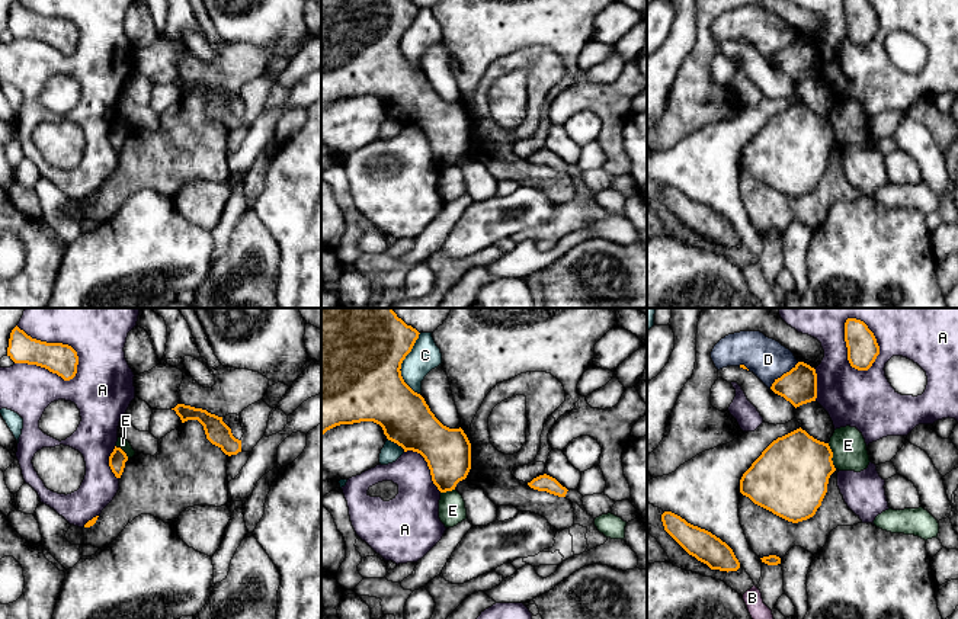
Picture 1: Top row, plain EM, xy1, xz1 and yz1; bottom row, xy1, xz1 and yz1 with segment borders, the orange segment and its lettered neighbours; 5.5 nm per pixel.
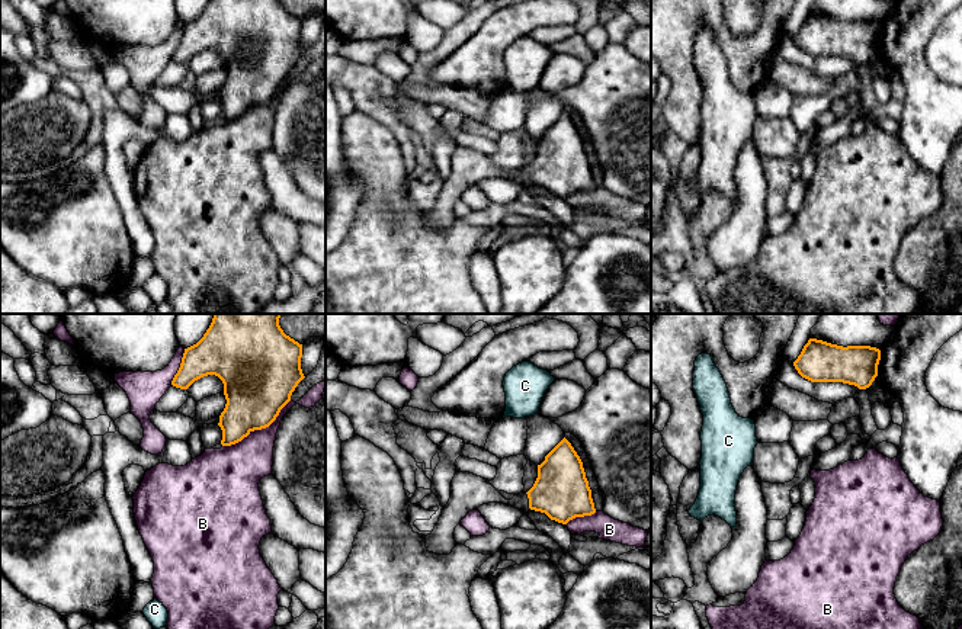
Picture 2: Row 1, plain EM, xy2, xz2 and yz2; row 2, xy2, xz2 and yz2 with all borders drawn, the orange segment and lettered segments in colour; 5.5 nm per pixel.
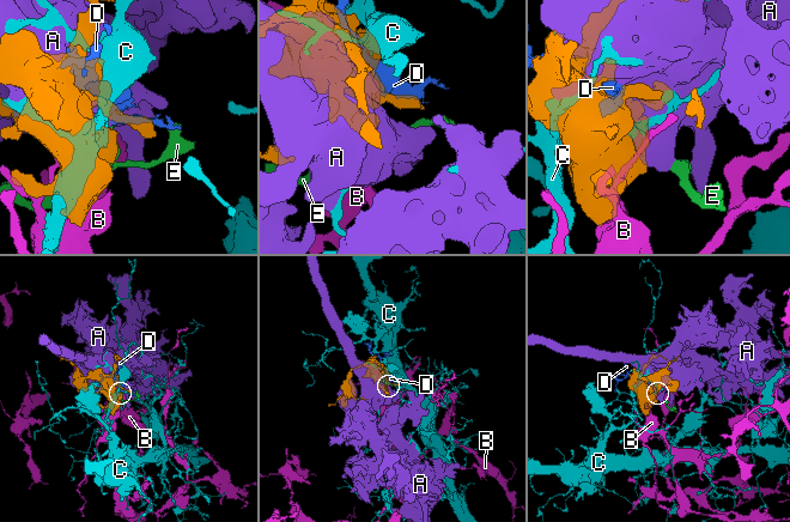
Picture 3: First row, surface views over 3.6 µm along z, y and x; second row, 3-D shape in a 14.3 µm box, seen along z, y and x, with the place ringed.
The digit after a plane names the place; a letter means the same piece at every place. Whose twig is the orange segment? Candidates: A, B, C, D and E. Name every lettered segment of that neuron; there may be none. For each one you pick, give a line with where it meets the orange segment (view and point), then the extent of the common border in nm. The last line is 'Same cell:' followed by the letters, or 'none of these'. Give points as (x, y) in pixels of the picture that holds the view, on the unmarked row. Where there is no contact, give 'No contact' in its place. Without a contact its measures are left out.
Same cell: none of these

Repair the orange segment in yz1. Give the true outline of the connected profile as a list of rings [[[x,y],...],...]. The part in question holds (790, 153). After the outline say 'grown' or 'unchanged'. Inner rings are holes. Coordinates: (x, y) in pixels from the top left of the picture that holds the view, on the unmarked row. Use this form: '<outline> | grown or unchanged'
[[[801,102],[773,115],[740,154],[740,167],[773,189],[798,198],[813,192],[836,145],[829,118]]] | unchanged

